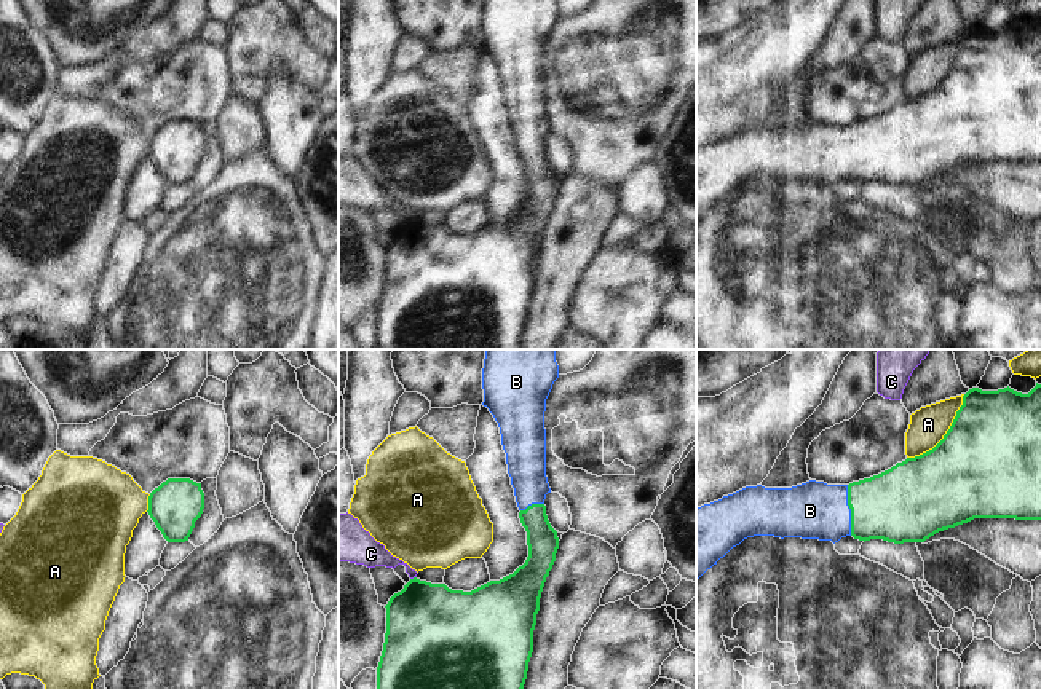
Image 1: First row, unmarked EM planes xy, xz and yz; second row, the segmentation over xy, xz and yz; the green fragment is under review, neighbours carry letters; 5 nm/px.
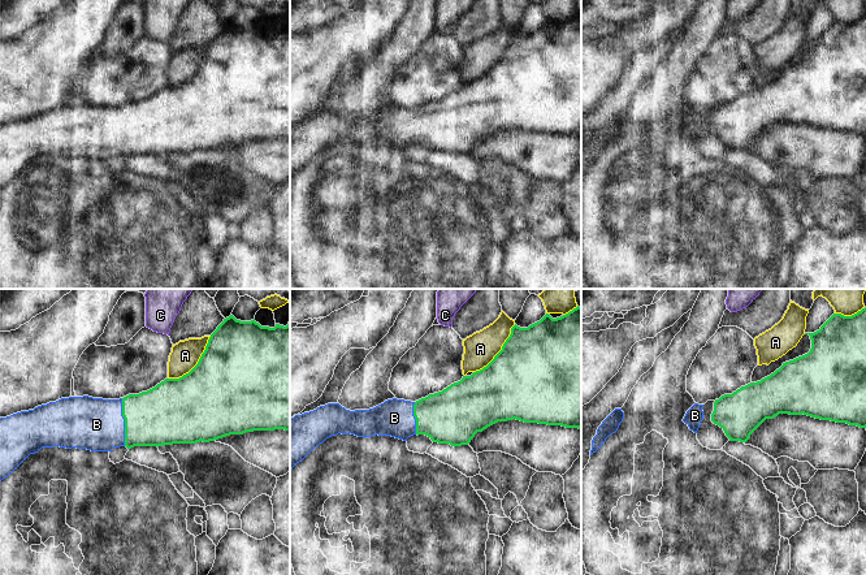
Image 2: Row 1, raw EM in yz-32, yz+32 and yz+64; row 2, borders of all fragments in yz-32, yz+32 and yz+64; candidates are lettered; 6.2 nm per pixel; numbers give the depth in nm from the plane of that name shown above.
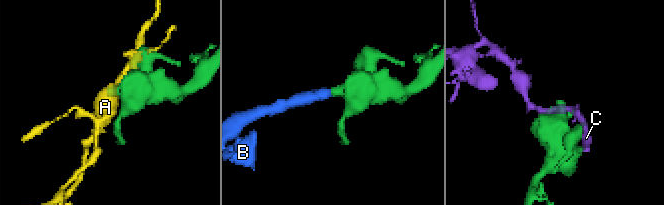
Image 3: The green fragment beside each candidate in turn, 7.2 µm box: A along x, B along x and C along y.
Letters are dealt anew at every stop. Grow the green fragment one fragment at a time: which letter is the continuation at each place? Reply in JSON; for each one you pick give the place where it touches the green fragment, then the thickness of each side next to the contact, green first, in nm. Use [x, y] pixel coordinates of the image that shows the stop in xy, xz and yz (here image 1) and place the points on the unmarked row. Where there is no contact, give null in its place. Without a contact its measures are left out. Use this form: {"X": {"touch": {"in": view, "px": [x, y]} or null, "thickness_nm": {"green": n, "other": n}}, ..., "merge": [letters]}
{"B": {"touch": {"in": "yz", "px": [851, 153]}, "thickness_nm": {"green": 380, "other": 280}}, "merge": ["B"]}

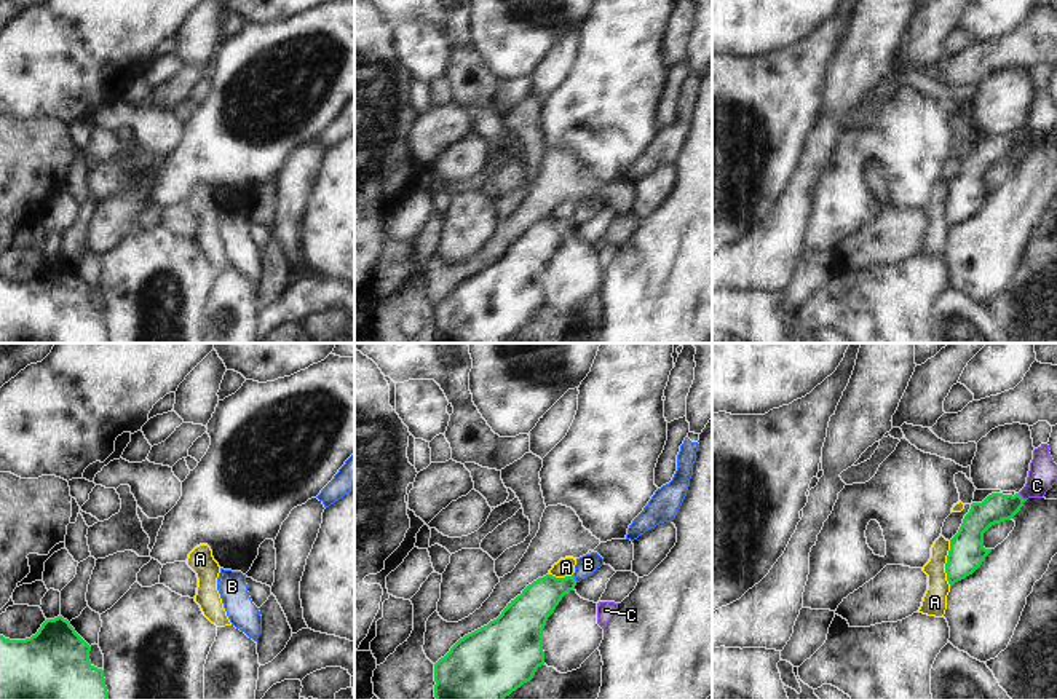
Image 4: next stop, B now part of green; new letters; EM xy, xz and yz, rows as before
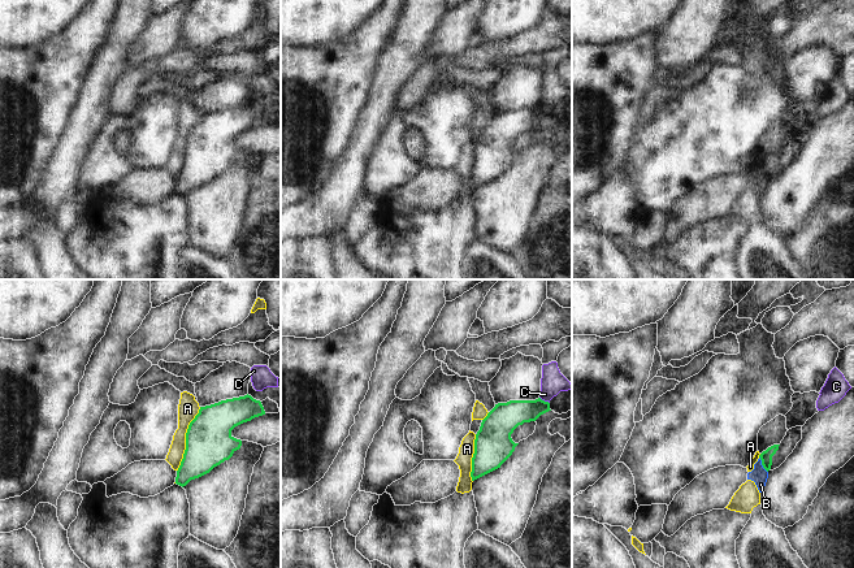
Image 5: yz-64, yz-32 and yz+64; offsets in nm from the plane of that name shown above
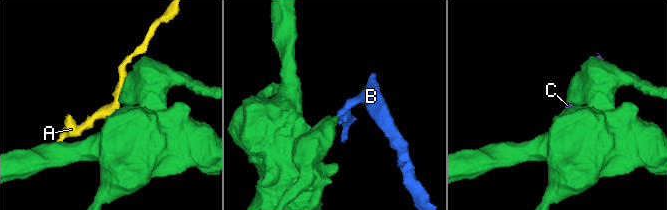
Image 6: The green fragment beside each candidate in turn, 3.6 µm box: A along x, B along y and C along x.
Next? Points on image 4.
{"merge": []}

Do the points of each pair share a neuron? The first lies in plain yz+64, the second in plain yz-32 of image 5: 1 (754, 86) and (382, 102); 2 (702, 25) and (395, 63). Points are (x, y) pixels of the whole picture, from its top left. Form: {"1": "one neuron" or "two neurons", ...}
{"1": "two neurons", "2": "one neuron"}

